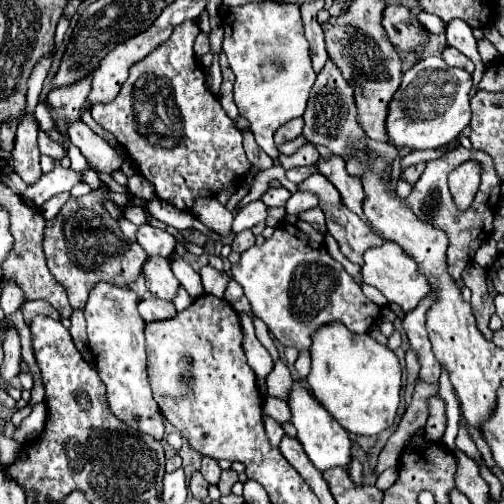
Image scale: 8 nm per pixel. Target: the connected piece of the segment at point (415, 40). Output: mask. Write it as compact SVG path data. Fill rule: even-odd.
M391 4L383 12L381 26L389 42L405 54L417 52L417 48L429 44L429 32L421 26L415 14L403 4Z

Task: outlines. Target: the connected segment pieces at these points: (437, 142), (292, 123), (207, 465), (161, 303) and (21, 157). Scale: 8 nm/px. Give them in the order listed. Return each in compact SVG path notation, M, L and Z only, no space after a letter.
M423 58L413 68L409 68L403 74L403 82L399 86L399 92L395 94L395 100L391 100L389 116L387 116L387 134L395 148L409 146L411 150L429 150L429 148L441 148L455 140L459 132L469 124L471 120L471 106L469 106L469 94L471 94L471 74L459 70L459 68L439 68L439 58Z
M295 118L295 120L289 120L287 124L283 124L283 128L279 128L275 132L275 142L281 144L285 140L293 140L297 136L301 136L301 130L303 130L303 118Z
M203 456L201 458L201 474L203 474L203 478L209 484L217 484L219 482L219 476L221 476L221 468L219 468L219 464L213 458Z
M151 296L147 300L139 302L139 314L143 316L145 322L153 322L153 320L167 320L171 316L175 316L175 308L171 300L161 300L157 296Z
M27 110L21 116L19 128L17 128L17 140L13 150L13 168L23 178L25 184L35 184L39 180L41 166L39 166L39 146L37 146L37 132L39 124L33 116L27 114Z

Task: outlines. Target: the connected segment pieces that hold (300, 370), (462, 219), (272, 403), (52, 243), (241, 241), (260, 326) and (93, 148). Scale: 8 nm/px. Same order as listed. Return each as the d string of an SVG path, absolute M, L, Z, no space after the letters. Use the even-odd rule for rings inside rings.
M303 350L303 352L299 352L299 358L297 358L297 362L295 362L295 370L297 370L297 374L299 374L299 378L301 378L301 380L305 380L305 378L307 378L309 368L311 368L309 352L307 352L307 350Z
M459 146L457 150L453 152L447 152L445 156L437 158L437 160L431 160L427 162L427 168L423 172L423 176L415 182L411 194L407 196L407 204L413 208L413 212L421 218L421 220L427 220L429 224L435 224L439 228L443 228L443 232L447 232L449 236L449 250L447 250L447 264L449 264L449 274L455 278L455 280L461 280L461 272L465 270L465 266L473 260L477 248L485 242L487 236L491 236L493 232L493 216L497 212L497 206L501 202L501 192L499 192L499 178L495 174L495 168L493 168L493 162L487 154L479 152L479 150L465 150L463 146ZM469 158L475 158L483 164L483 178L481 178L481 186L477 190L477 196L473 200L473 204L467 208L467 210L459 210L453 202L453 196L449 192L449 186L447 186L447 176L459 166L463 164L465 160Z
M267 396L267 398L265 398L263 408L265 408L265 412L267 412L273 420L277 420L279 424L289 422L289 418L291 418L291 410L289 410L287 402L285 402L285 400L281 400L281 398Z
M91 190L89 194L85 194L81 198L69 198L69 202L61 208L57 218L47 222L47 234L45 234L45 242L43 242L45 256L47 256L47 266L49 266L51 274L57 278L57 282L63 284L71 304L85 304L87 296L89 296L89 290L99 280L105 280L105 282L115 284L115 286L131 286L137 280L137 276L141 274L141 266L143 266L143 260L145 260L143 248L139 248L137 242L131 242L123 236L119 224L105 210L103 202L105 202L103 192Z
M243 230L243 232L237 232L237 234L233 236L231 248L233 248L235 252L241 254L241 252L249 250L253 244L255 244L255 236L253 236L253 232L251 232L251 230Z
M249 314L249 318L253 320L253 326L255 326L255 334L257 334L257 340L267 348L267 352L277 360L279 358L279 354L277 354L277 348L275 348L275 344L273 344L273 340L269 338L269 330L267 330L267 326L263 324L263 320L259 320L257 316L253 316L253 314Z
M75 120L67 124L67 138L81 150L81 154L93 164L97 170L111 174L113 170L119 170L123 164L123 154L119 154L115 148L111 148L103 138L99 138L85 122Z

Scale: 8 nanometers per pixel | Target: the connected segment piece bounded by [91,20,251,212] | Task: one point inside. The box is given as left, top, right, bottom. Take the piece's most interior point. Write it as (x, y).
(169, 124)

